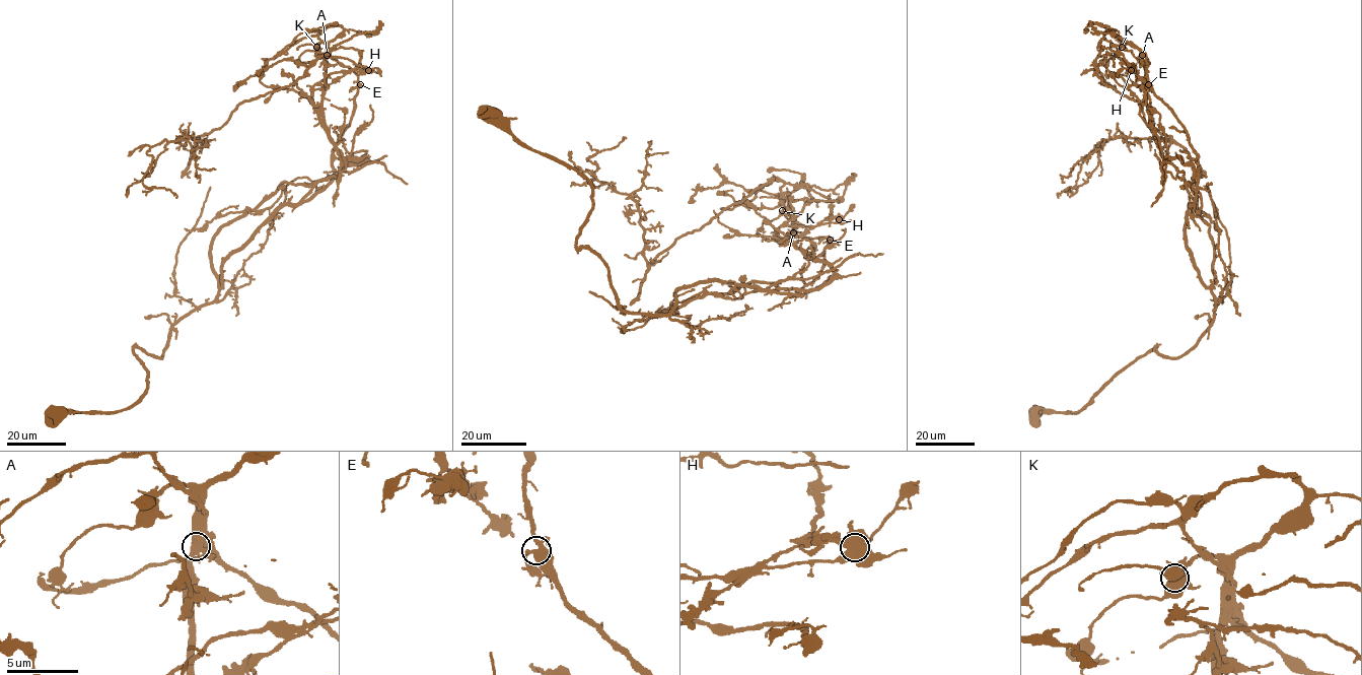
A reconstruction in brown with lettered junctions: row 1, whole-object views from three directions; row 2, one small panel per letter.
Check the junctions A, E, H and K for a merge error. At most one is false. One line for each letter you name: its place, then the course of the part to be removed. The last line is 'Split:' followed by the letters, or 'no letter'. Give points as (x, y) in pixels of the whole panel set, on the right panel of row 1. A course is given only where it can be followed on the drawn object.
H: at (1131, 70); foreign part runs (1130, 70), (1108, 48), (1095, 60), (1103, 82), (1139, 103), (1146, 124), (1169, 138), (1101, 140), (1058, 198)
Split: H

